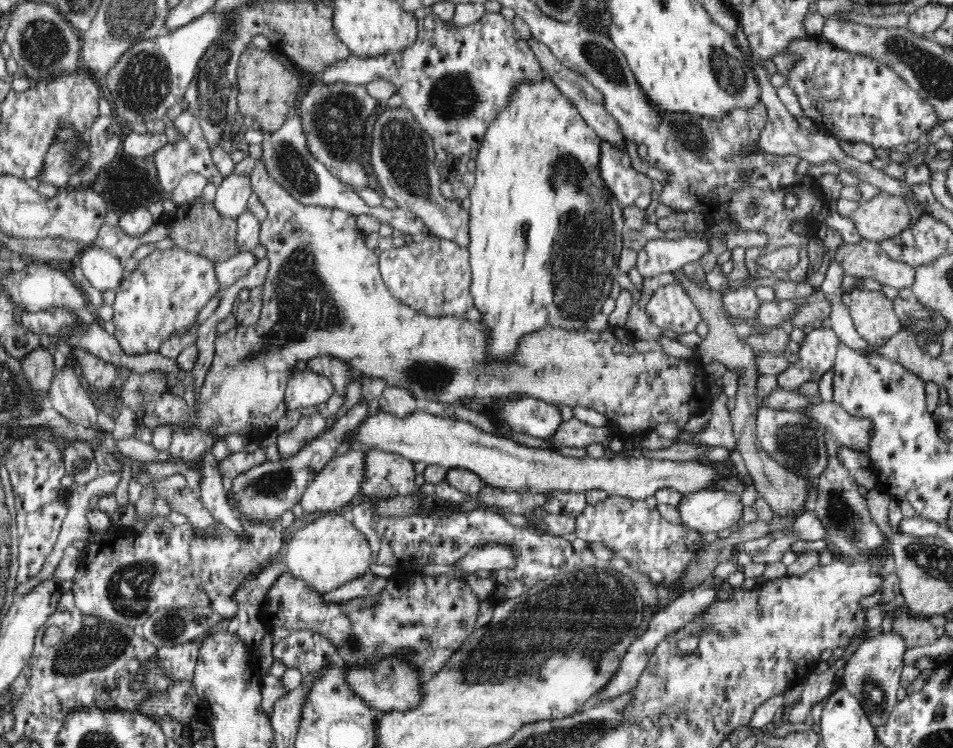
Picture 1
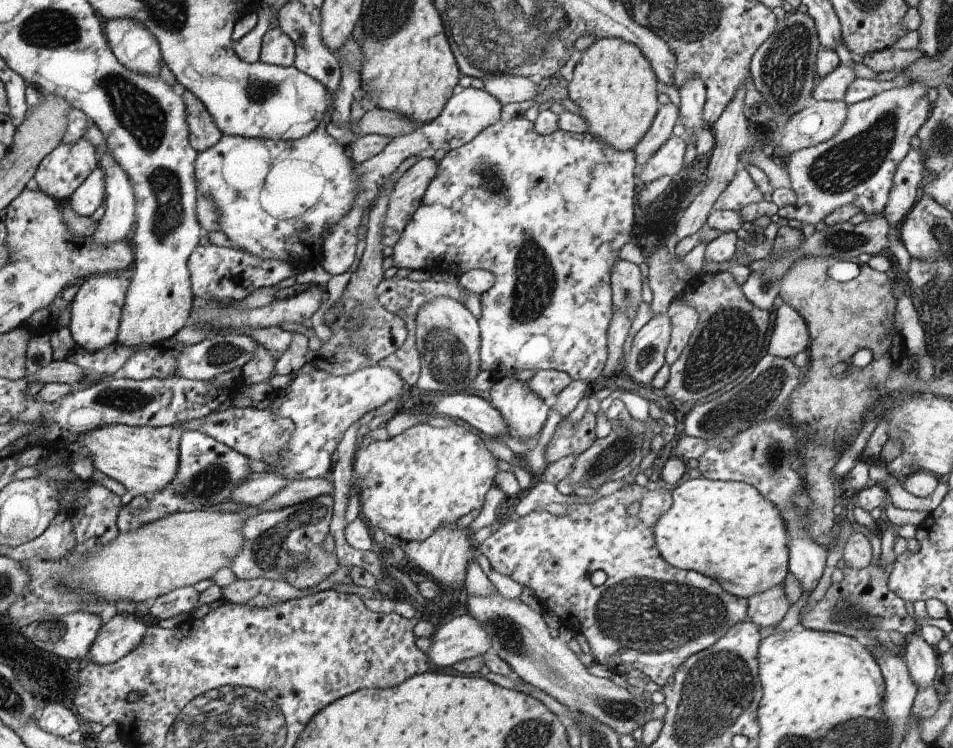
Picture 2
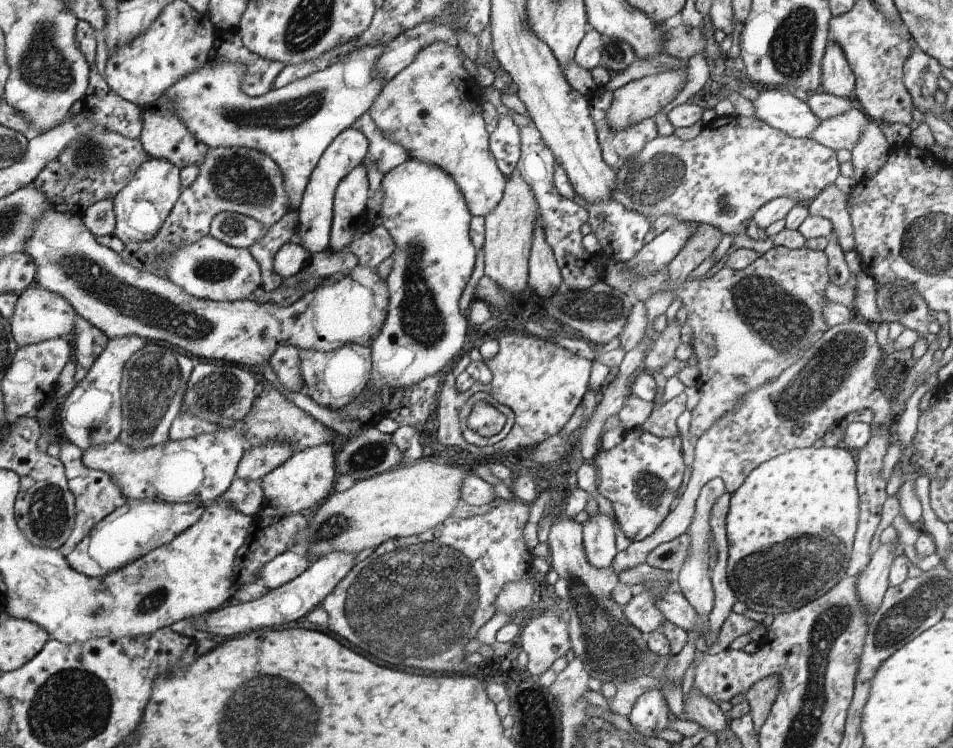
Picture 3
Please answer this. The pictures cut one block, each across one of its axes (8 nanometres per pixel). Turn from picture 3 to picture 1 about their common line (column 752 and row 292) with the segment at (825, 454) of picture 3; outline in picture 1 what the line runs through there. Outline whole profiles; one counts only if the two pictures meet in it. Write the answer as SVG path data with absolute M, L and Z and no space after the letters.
M544 74L542 81L522 81L511 92L511 100L507 108L498 112L490 126L486 128L482 146L476 159L475 183L469 190L471 202L469 210L470 244L469 263L473 272L473 280L470 283L470 292L473 295L474 306L480 311L481 323L488 328L489 356L493 360L502 360L503 357L511 356L518 338L526 336L527 333L542 330L546 326L556 328L587 328L588 316L601 312L605 299L610 296L612 282L618 276L618 260L622 252L622 234L624 228L624 217L622 208L617 207L614 195L607 193L606 183L600 178L599 162L602 139L594 129L591 129L581 117L578 109L570 103L568 97L562 95L554 81Z

